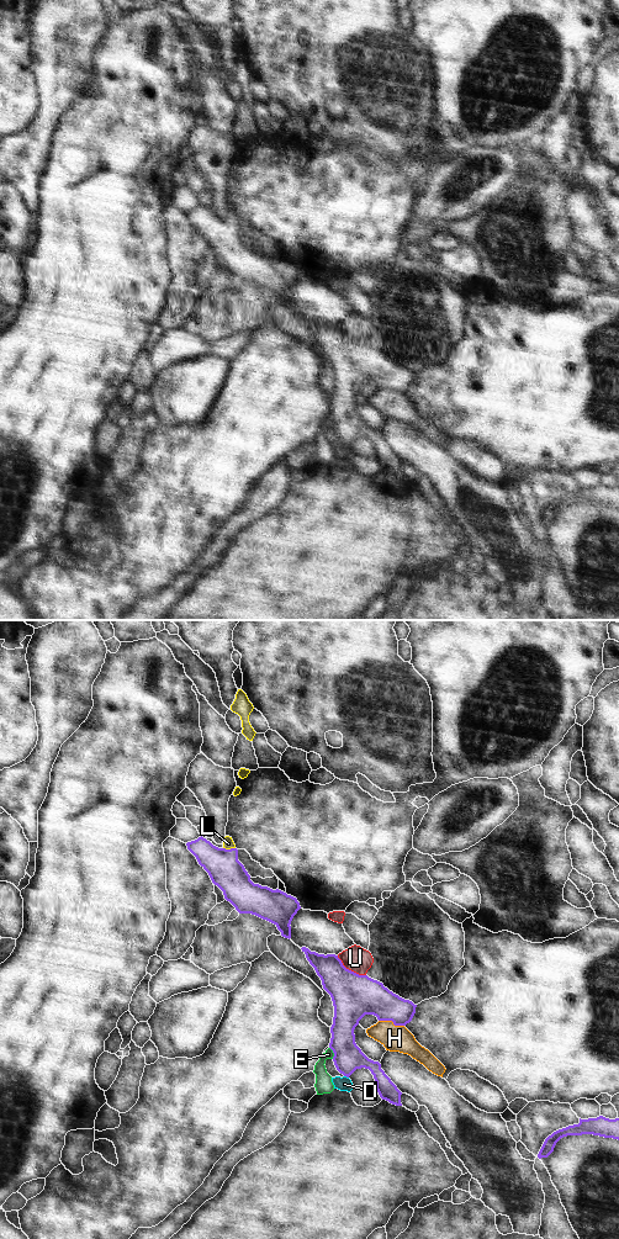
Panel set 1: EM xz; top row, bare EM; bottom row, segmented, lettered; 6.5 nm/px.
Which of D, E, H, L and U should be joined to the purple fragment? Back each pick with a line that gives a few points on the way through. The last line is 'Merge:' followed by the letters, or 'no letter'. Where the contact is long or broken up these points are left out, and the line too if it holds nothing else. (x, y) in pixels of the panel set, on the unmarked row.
L: runs through xz (225, 238), (225, 229), (231, 217), (228, 212)
Merge: L

